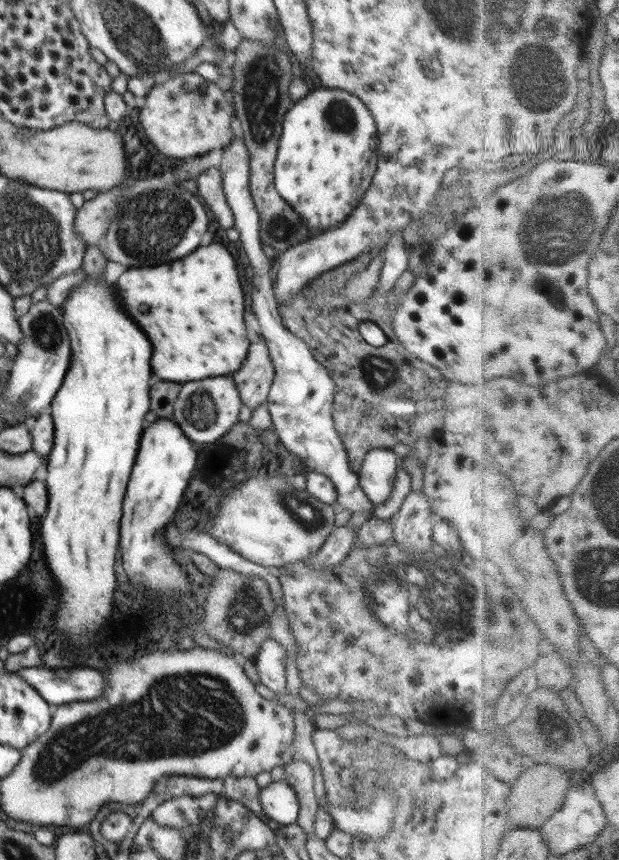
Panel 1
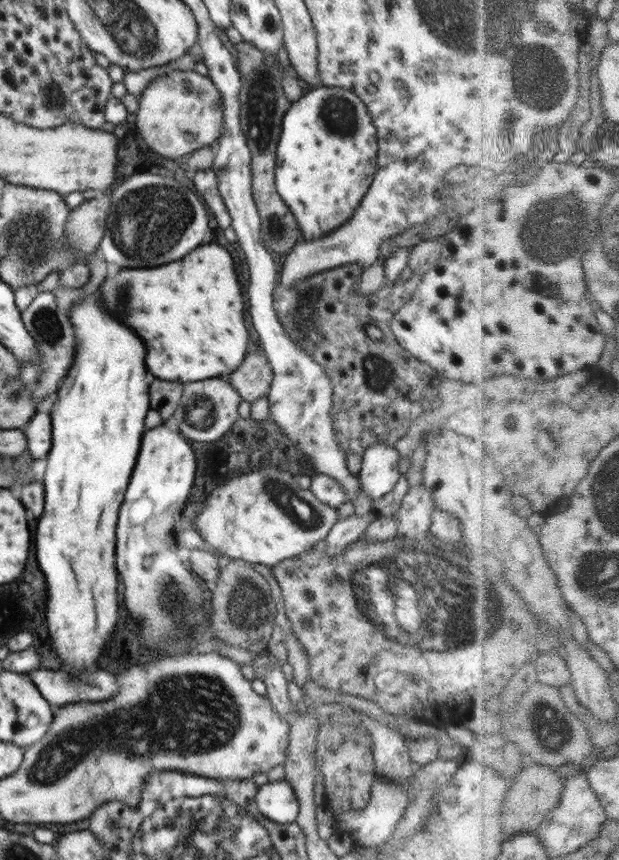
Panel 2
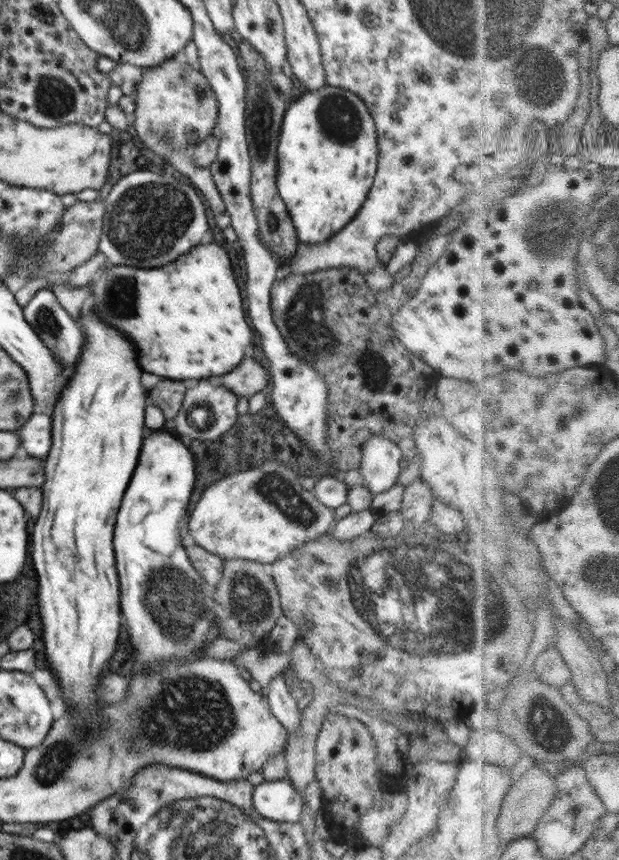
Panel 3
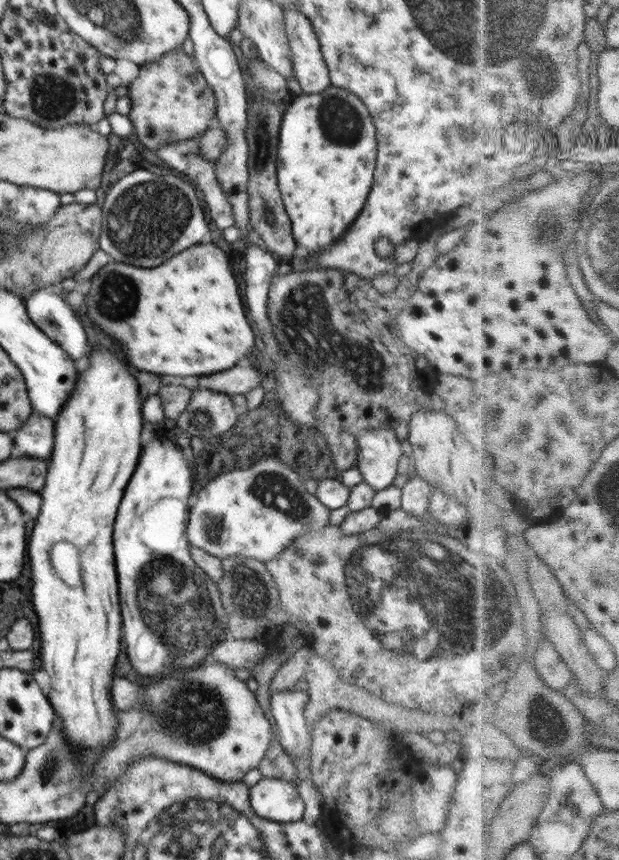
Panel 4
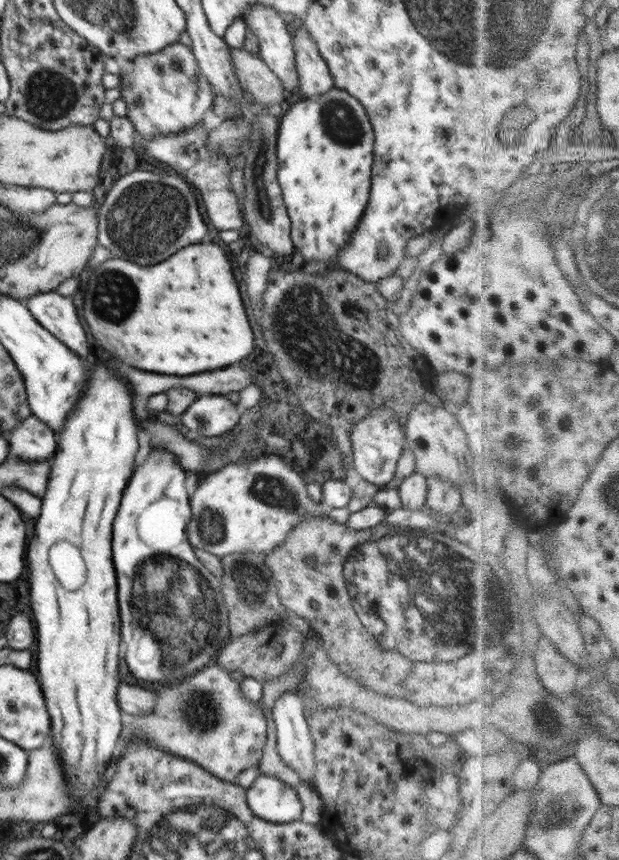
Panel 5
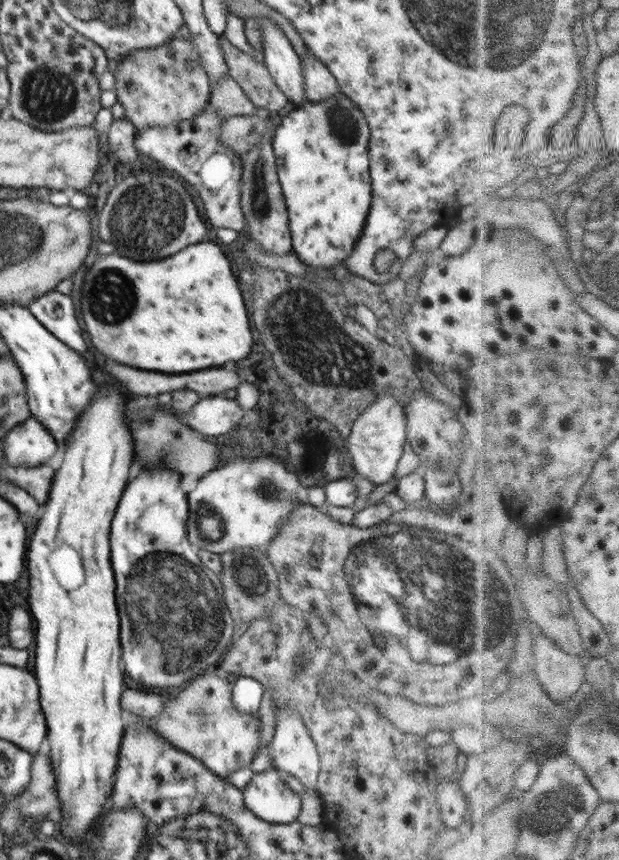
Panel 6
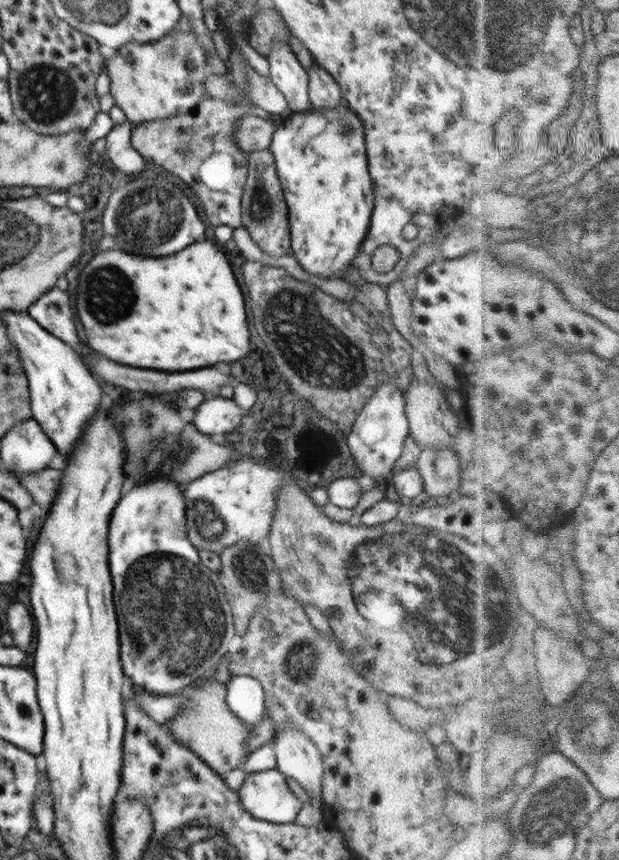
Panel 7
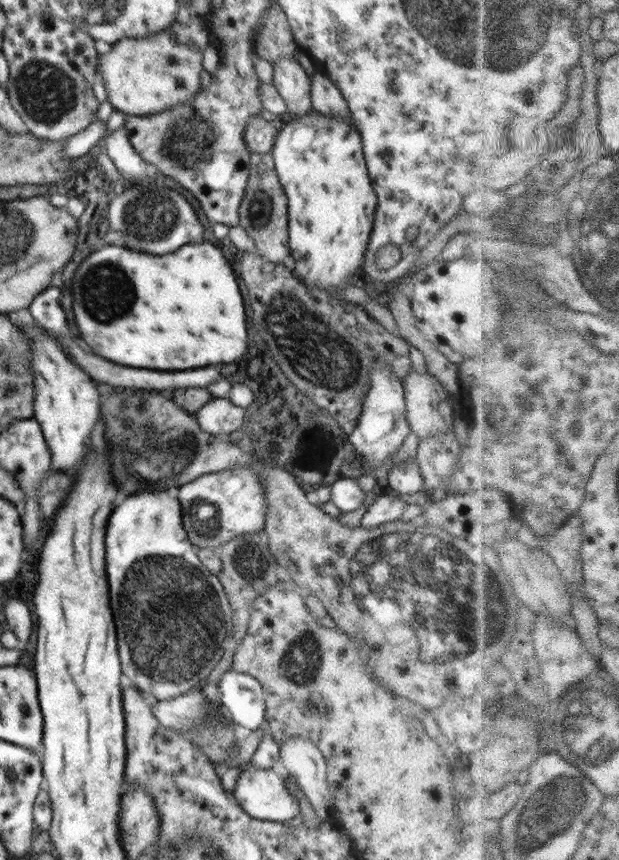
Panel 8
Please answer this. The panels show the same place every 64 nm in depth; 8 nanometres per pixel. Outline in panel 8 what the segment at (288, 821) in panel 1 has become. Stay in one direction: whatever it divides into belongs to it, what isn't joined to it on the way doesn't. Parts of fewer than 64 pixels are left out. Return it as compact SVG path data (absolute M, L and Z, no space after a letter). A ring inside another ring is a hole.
M241 767L235 789L232 791L239 805L252 817L264 821L287 822L300 814L299 802L293 798L285 785L283 773L279 768Z

